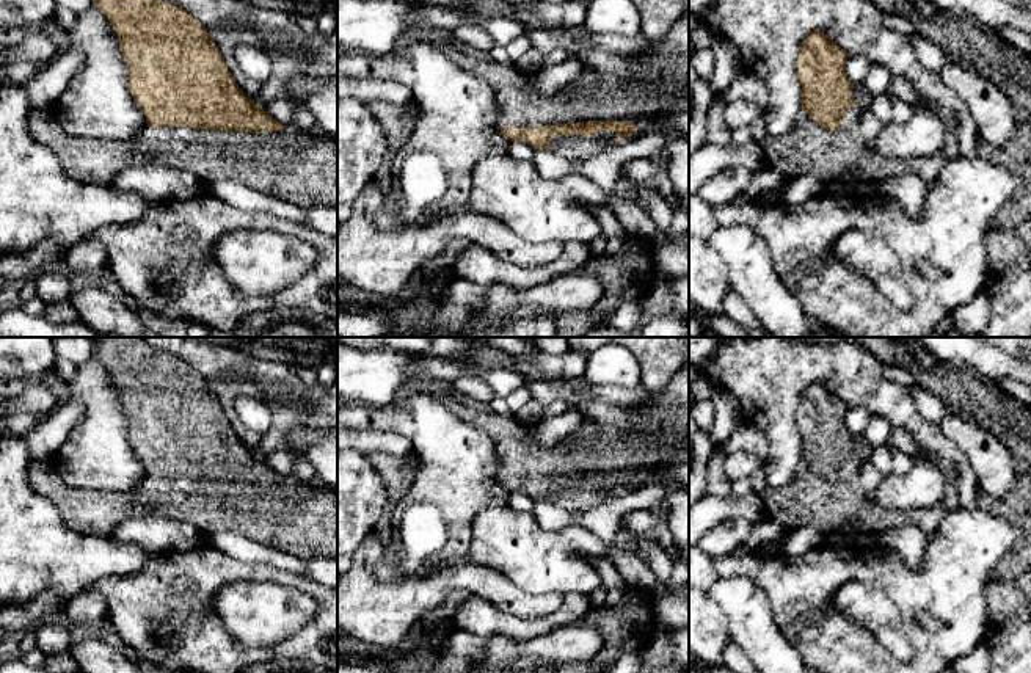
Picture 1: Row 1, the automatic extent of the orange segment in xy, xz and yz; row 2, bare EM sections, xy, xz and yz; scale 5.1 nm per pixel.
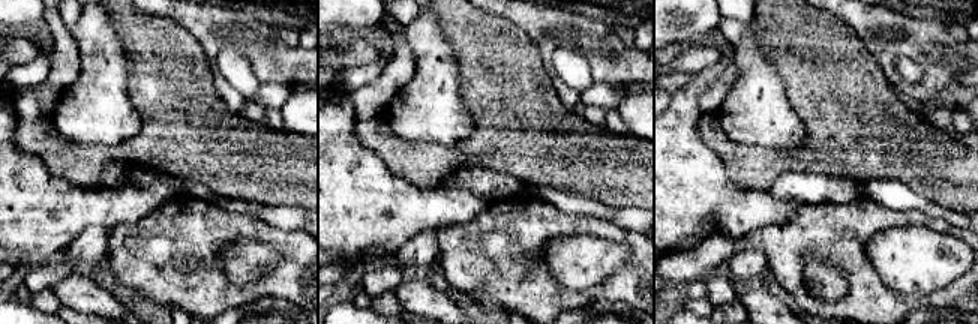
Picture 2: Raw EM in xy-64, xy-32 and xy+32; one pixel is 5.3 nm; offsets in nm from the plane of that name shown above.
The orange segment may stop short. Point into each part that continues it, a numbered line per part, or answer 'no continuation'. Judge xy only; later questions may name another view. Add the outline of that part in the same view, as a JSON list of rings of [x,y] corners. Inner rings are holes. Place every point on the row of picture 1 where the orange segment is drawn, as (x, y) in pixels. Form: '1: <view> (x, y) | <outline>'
1: xy (297, 167) | [[[53,108],[31,111],[28,127],[31,136],[56,155],[63,171],[83,184],[107,187],[126,168],[157,165],[190,173],[204,187],[232,179],[303,210],[314,206],[337,209],[337,140],[297,127],[264,133],[146,127],[132,141],[102,141],[66,133]]]

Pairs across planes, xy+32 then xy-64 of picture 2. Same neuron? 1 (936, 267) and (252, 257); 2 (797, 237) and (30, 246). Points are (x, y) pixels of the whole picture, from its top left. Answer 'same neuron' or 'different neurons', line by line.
1: same neuron
2: different neurons

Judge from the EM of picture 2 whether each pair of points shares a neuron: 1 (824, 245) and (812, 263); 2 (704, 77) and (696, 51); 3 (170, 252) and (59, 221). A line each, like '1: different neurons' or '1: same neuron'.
1: different neurons
2: different neurons
3: different neurons

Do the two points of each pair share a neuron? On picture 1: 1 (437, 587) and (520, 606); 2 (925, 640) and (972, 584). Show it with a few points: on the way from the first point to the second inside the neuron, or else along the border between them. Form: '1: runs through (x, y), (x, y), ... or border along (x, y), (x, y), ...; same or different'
1: runs through (457, 581), (480, 581), (499, 592); same
2: runs through (942, 639), (961, 620), (961, 601); same

